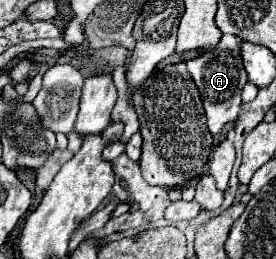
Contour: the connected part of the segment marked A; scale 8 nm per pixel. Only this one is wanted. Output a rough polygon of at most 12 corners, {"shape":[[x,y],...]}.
{"shape":[[223,35],[187,69],[217,135],[241,113],[241,39]]}

